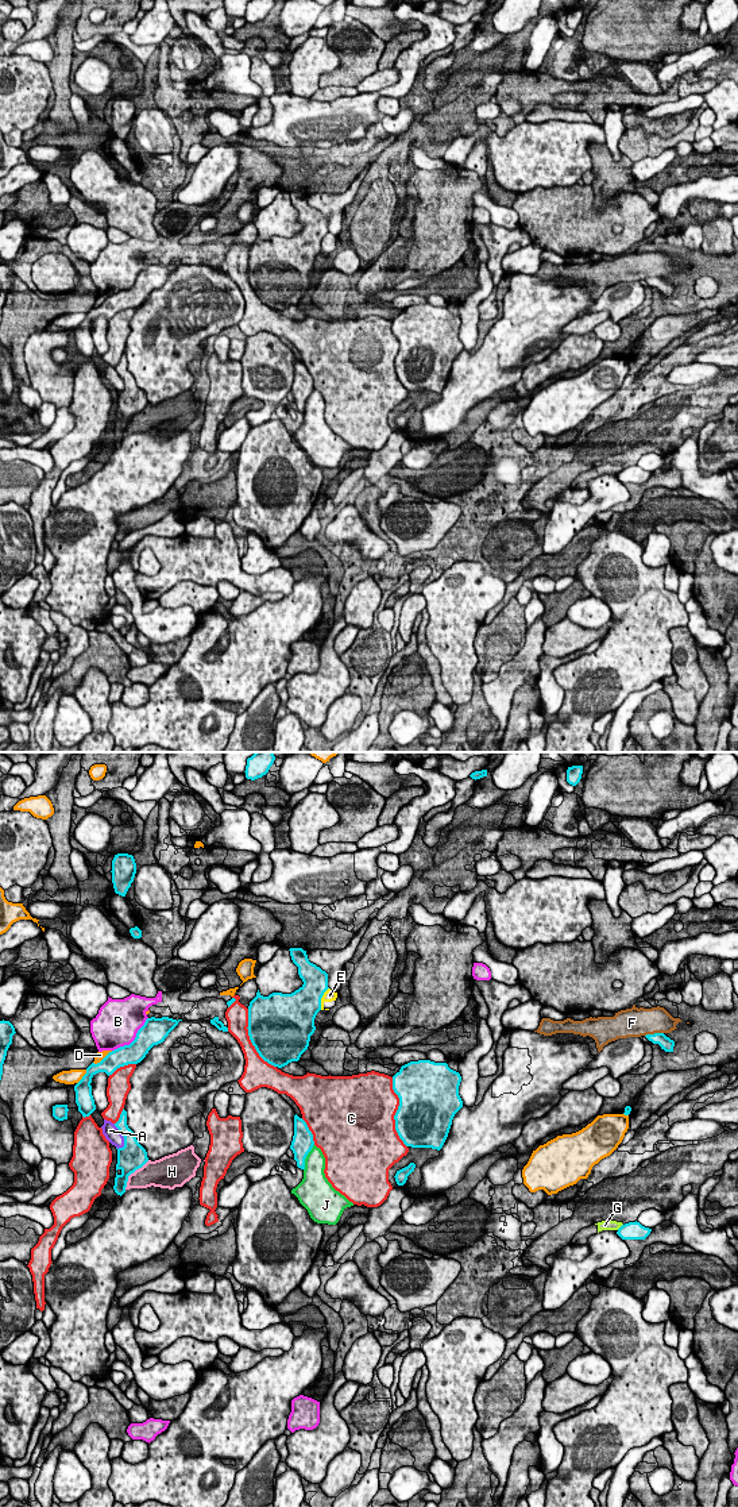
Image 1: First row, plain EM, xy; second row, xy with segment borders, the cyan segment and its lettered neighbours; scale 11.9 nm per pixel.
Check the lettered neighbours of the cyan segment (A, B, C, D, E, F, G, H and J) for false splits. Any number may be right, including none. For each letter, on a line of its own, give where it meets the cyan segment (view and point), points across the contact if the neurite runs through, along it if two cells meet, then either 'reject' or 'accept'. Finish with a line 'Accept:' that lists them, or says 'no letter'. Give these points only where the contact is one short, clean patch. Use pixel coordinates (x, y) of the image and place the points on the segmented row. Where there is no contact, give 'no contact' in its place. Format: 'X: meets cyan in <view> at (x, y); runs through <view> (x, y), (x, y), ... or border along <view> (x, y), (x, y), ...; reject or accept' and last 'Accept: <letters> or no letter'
A: meets cyan in xy at (123, 1136); reject
B: meets cyan in xy at (135, 1039); reject
C: meets cyan in xy at (395, 1113); reject
D: meets cyan in xy at (104, 1058); reject
E: meets cyan in xy at (321, 997); reject
F: meets cyan in xy at (655, 1033); reject
G: meets cyan in xy at (621, 1226); border along xy (622, 1224), (617, 1229); reject
H: meets cyan in xy at (132, 1172); reject
J: meets cyan in xy at (305, 1157); reject
Accept: no letter

